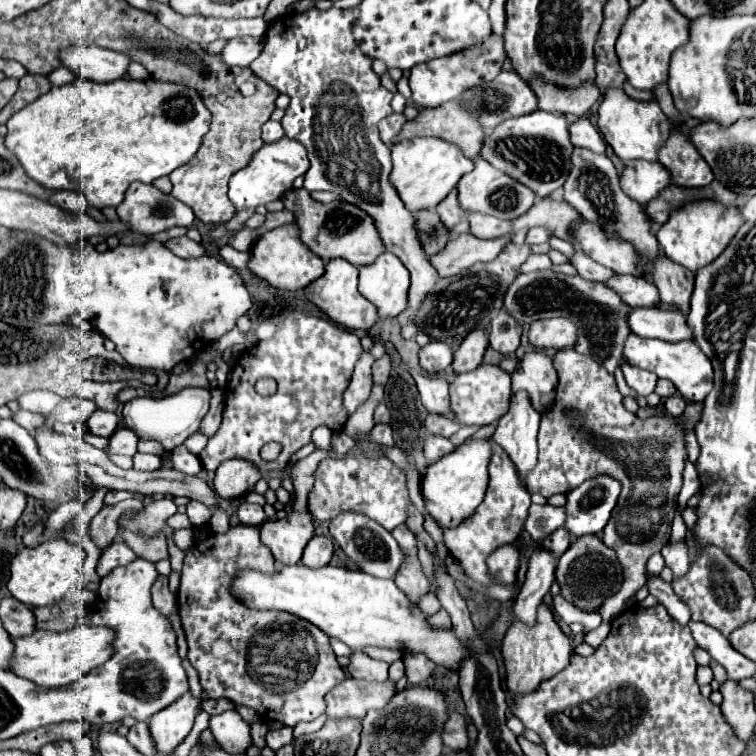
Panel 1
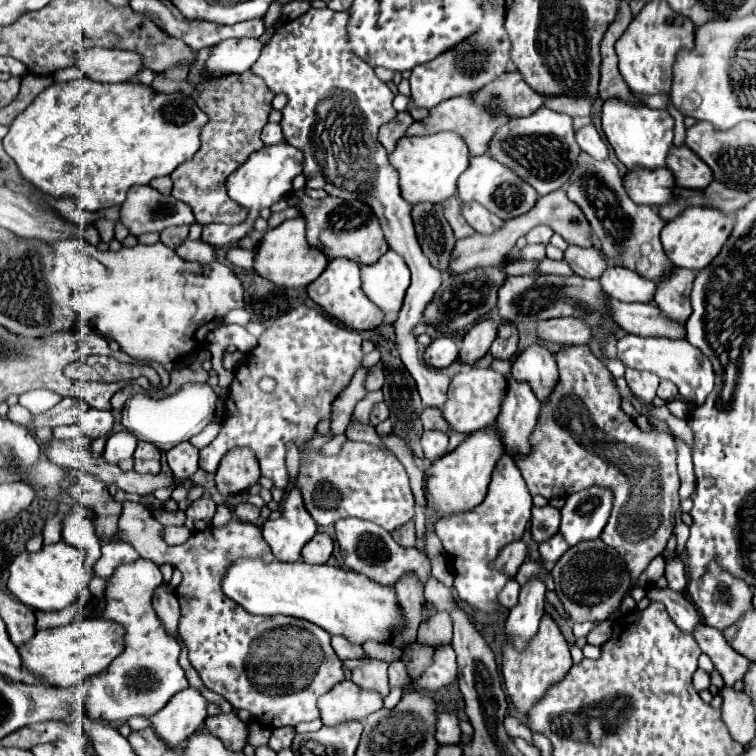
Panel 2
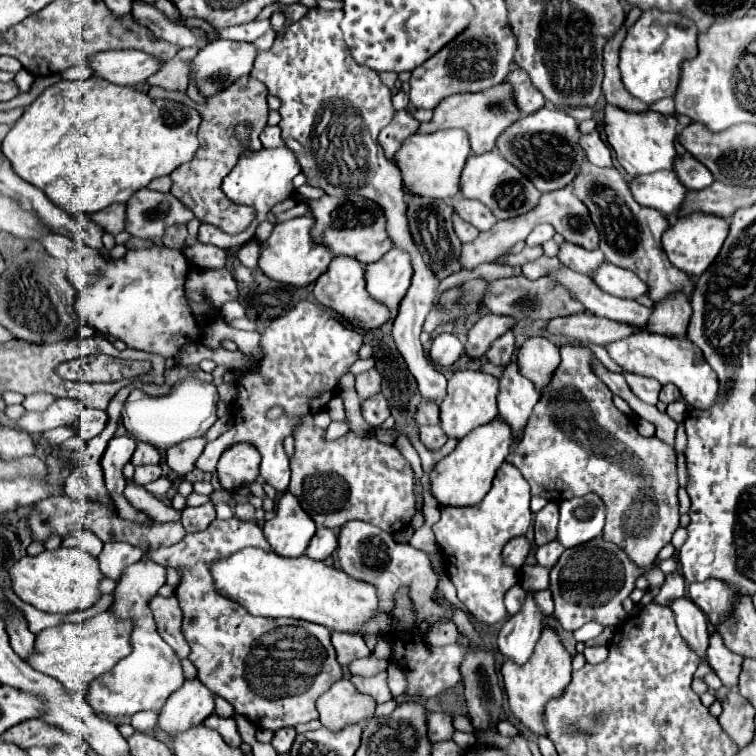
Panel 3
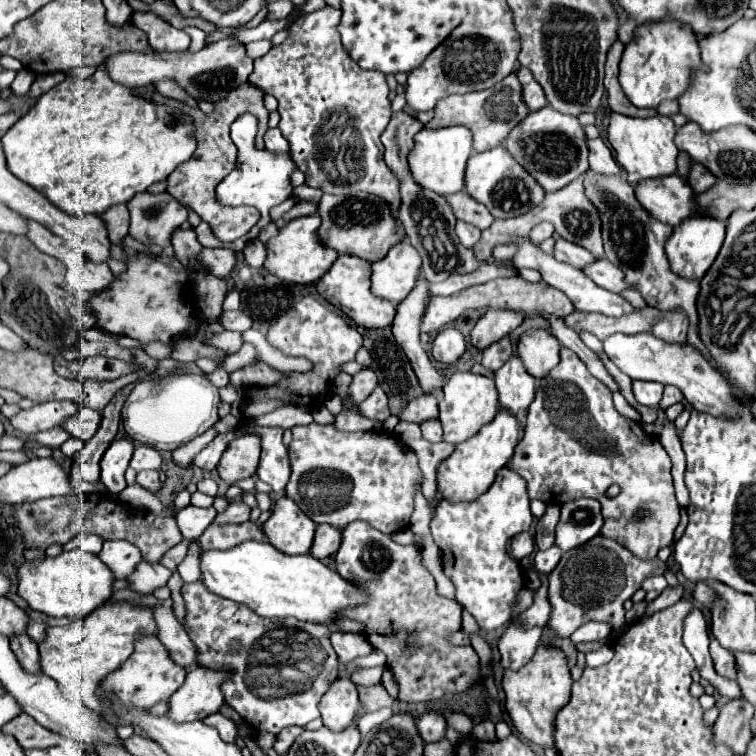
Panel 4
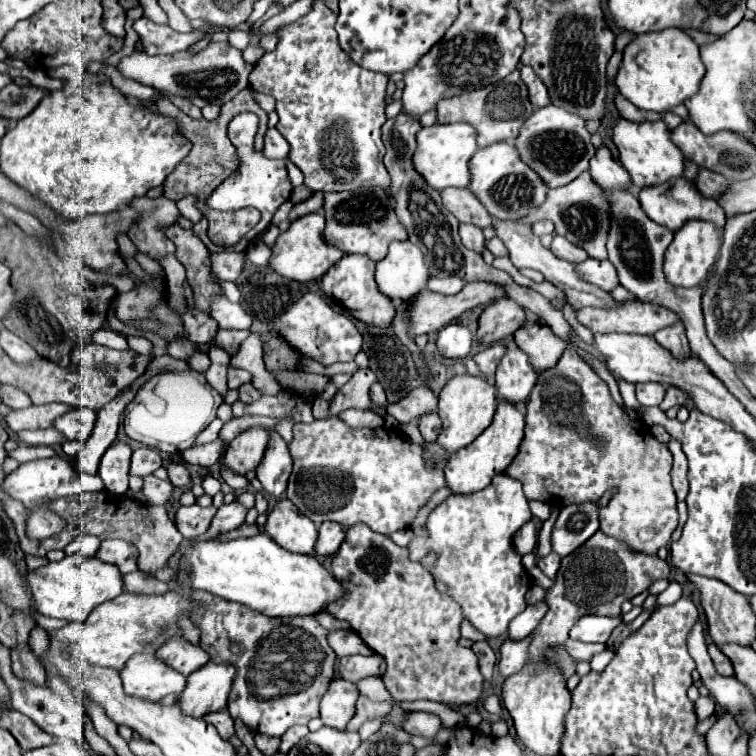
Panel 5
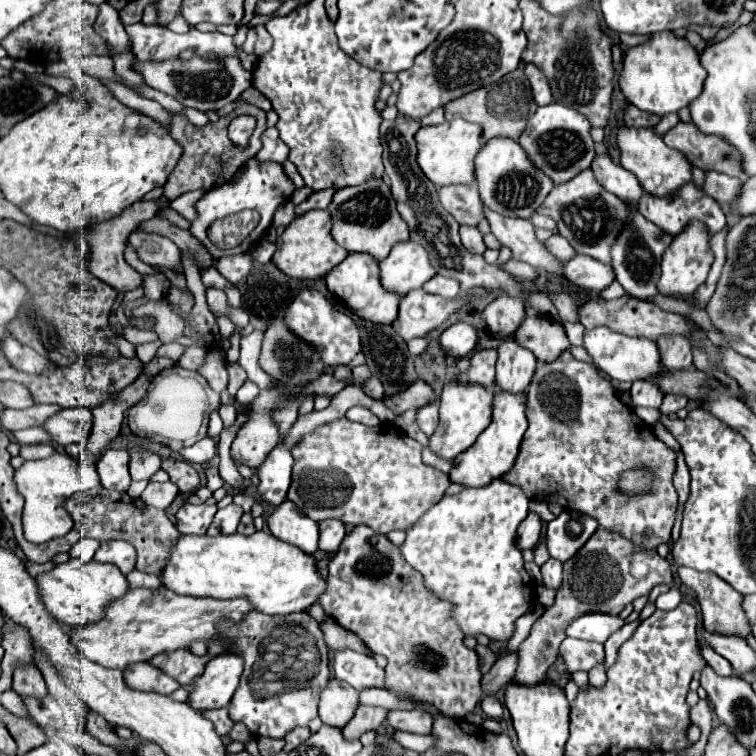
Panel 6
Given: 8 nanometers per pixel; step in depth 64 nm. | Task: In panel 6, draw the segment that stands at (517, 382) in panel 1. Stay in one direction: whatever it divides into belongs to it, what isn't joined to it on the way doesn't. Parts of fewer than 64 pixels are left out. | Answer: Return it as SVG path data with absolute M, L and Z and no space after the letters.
M526 316L518 332L514 334L514 340L522 348L530 348L530 352L542 364L556 360L560 352L570 348L564 328L542 316Z

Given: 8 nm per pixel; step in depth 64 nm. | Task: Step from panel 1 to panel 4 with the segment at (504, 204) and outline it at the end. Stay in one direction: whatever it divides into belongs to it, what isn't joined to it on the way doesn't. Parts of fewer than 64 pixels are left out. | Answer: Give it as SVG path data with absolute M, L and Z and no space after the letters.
M496 146L480 154L472 154L468 158L464 190L474 200L482 202L494 218L514 218L526 214L544 198L544 190L538 186L538 182L520 164L516 164L516 160L502 146Z

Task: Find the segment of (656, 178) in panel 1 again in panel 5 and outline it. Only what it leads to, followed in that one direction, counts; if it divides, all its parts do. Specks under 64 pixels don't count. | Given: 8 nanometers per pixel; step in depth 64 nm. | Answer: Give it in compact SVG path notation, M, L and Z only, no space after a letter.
M684 178L672 180L672 184L668 184L668 188L642 188L640 190L640 204L642 204L642 210L646 212L648 218L670 228L672 232L676 232L686 220L710 220L718 228L724 228L724 222L726 222L724 210L718 206L718 202L702 196L696 190L696 186Z

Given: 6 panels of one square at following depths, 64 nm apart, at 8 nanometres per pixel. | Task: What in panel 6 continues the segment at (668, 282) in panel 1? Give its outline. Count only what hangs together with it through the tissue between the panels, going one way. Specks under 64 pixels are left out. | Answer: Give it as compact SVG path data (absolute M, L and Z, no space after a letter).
M660 336L658 348L668 370L688 370L692 366L692 346L684 336Z

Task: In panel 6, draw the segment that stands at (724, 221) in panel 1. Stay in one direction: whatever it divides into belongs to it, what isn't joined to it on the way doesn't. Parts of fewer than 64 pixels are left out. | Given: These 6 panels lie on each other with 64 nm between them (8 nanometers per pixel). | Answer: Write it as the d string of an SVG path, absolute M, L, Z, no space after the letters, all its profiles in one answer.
M692 220L688 224L688 228L684 228L684 232L680 232L680 236L674 236L674 242L668 246L668 250L664 252L664 258L662 258L662 278L658 284L662 294L666 294L666 296L690 296L696 292L696 288L700 284L704 284L704 280L710 272L710 266L714 262L712 250L708 248L710 238L712 238L712 234L698 220Z

